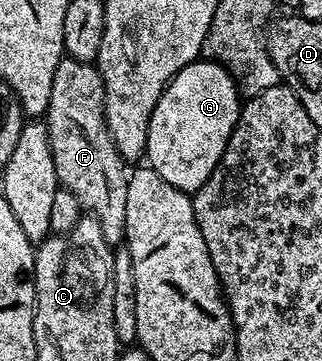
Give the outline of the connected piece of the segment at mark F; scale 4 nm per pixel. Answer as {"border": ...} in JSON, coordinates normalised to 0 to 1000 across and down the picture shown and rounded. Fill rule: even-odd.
{"border":[[[208,155],[186,163],[180,188],[168,188],[168,235],[155,244],[143,335],[177,507],[196,524],[214,526],[230,554],[242,554],[252,584],[304,609],[304,620],[317,626],[317,654],[329,654],[348,684],[376,679],[388,668],[391,521],[401,474],[385,440],[360,418],[348,371],[335,360],[335,338],[323,330],[323,224],[289,175],[230,166]]]}

